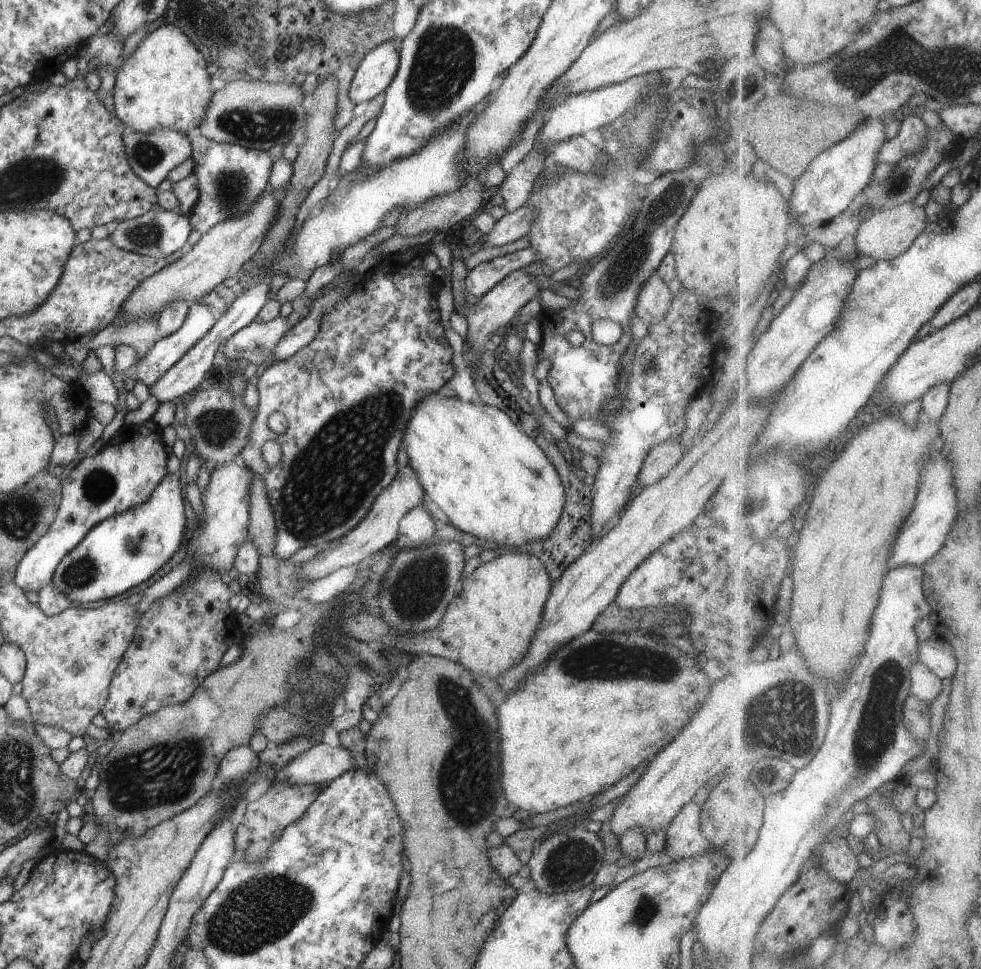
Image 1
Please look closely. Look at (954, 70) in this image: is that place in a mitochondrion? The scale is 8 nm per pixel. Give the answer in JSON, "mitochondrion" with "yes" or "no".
{"mitochondrion":"yes"}

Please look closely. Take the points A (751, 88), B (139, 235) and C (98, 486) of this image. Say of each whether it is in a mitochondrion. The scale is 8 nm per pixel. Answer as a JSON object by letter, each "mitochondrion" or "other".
{"A":"other","B":"mitochondrion","C":"mitochondrion"}

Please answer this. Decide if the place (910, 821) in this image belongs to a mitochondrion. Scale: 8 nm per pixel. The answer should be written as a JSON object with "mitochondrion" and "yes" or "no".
{"mitochondrion":"no"}

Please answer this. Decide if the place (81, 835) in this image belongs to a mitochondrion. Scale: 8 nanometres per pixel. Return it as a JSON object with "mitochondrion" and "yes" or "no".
{"mitochondrion":"no"}

